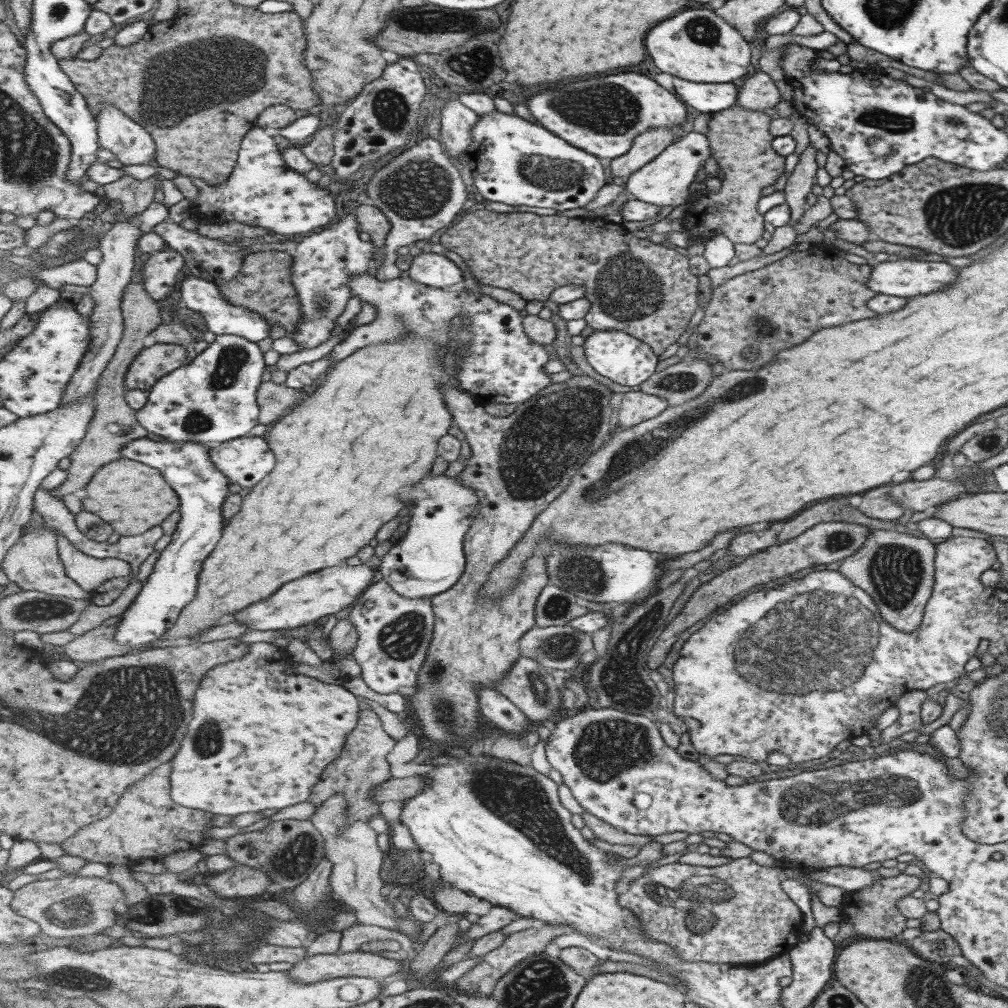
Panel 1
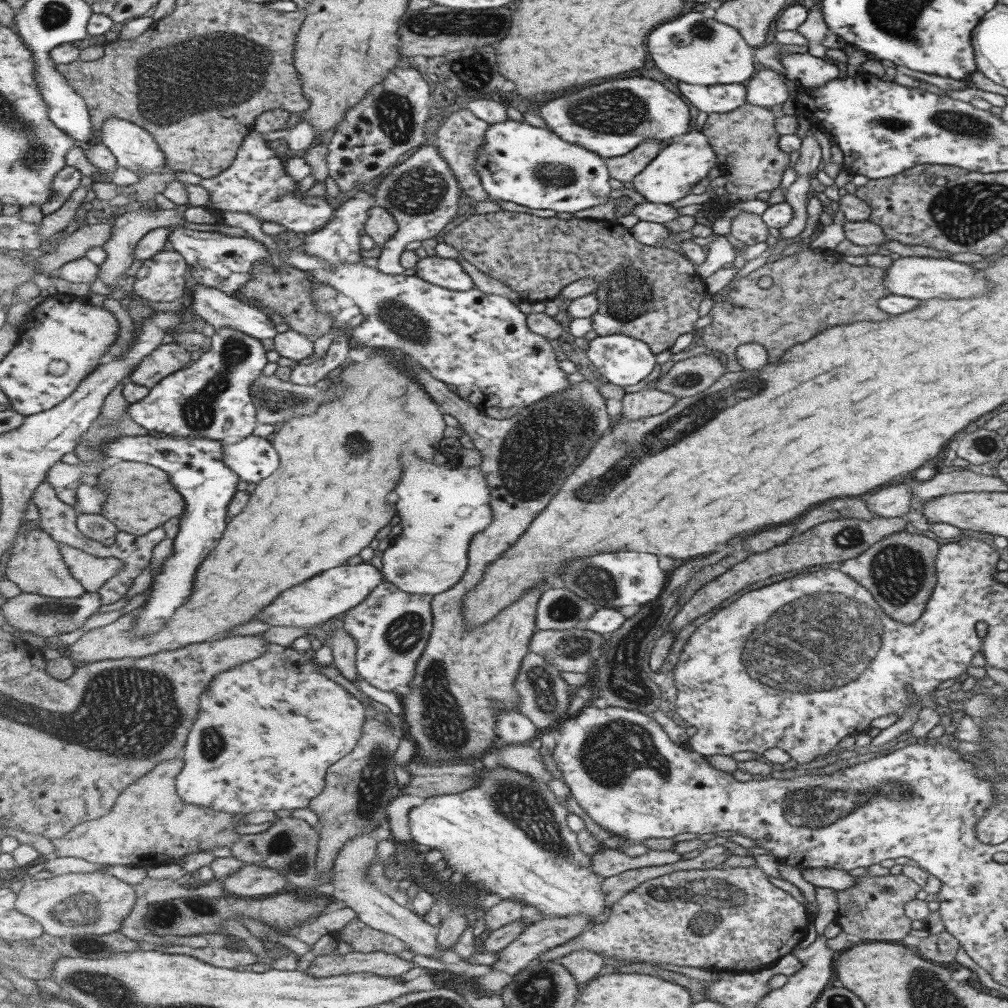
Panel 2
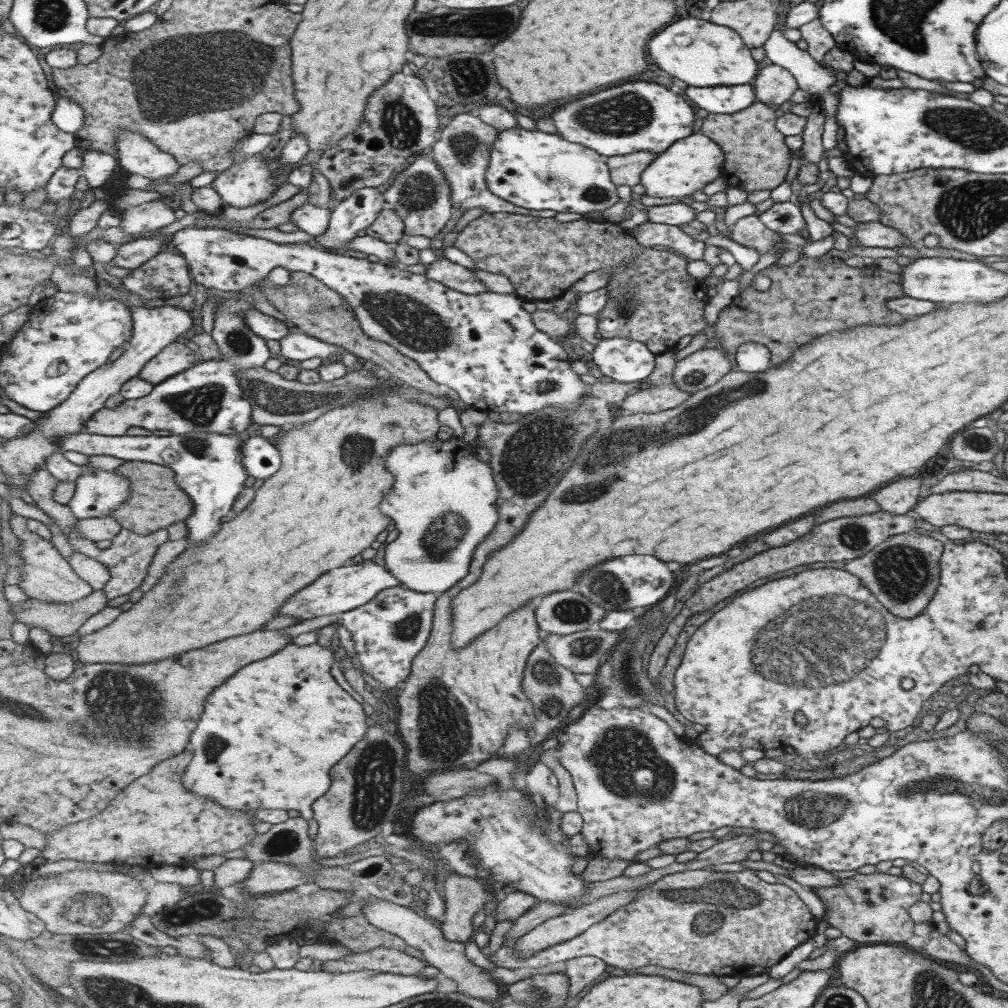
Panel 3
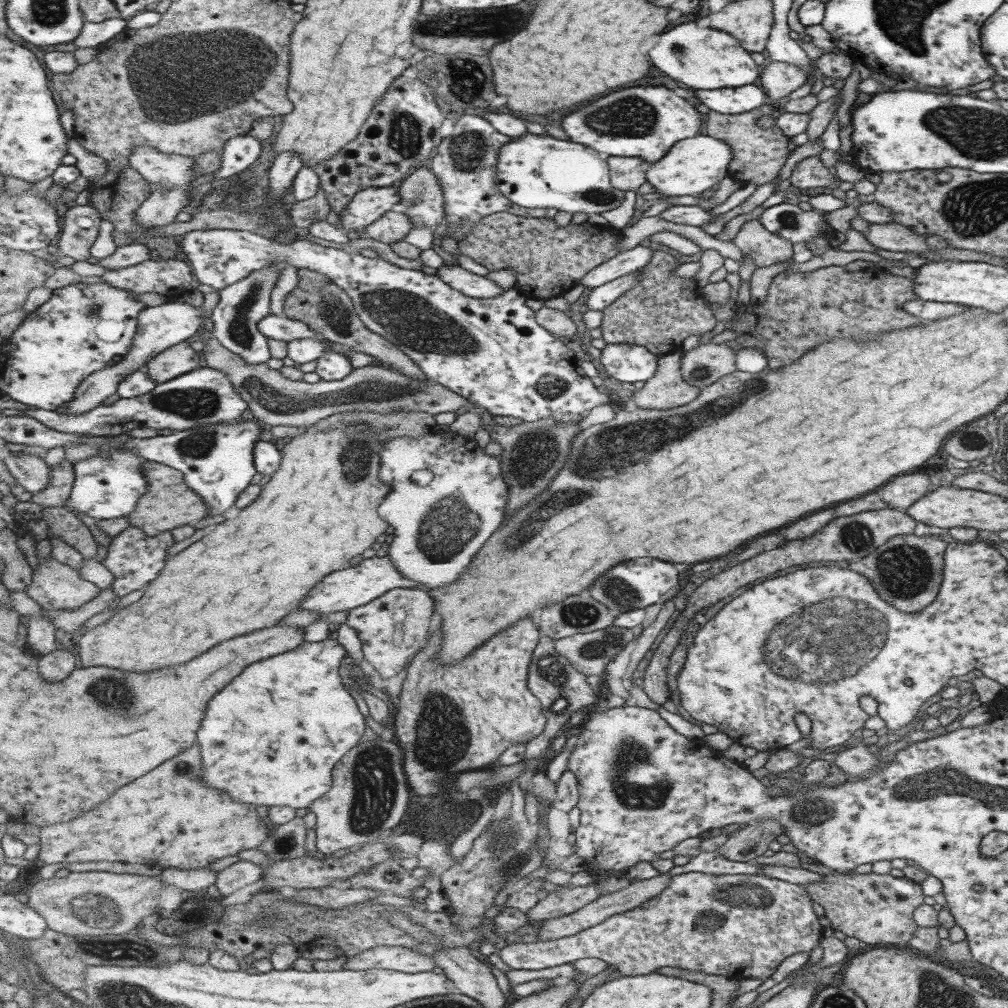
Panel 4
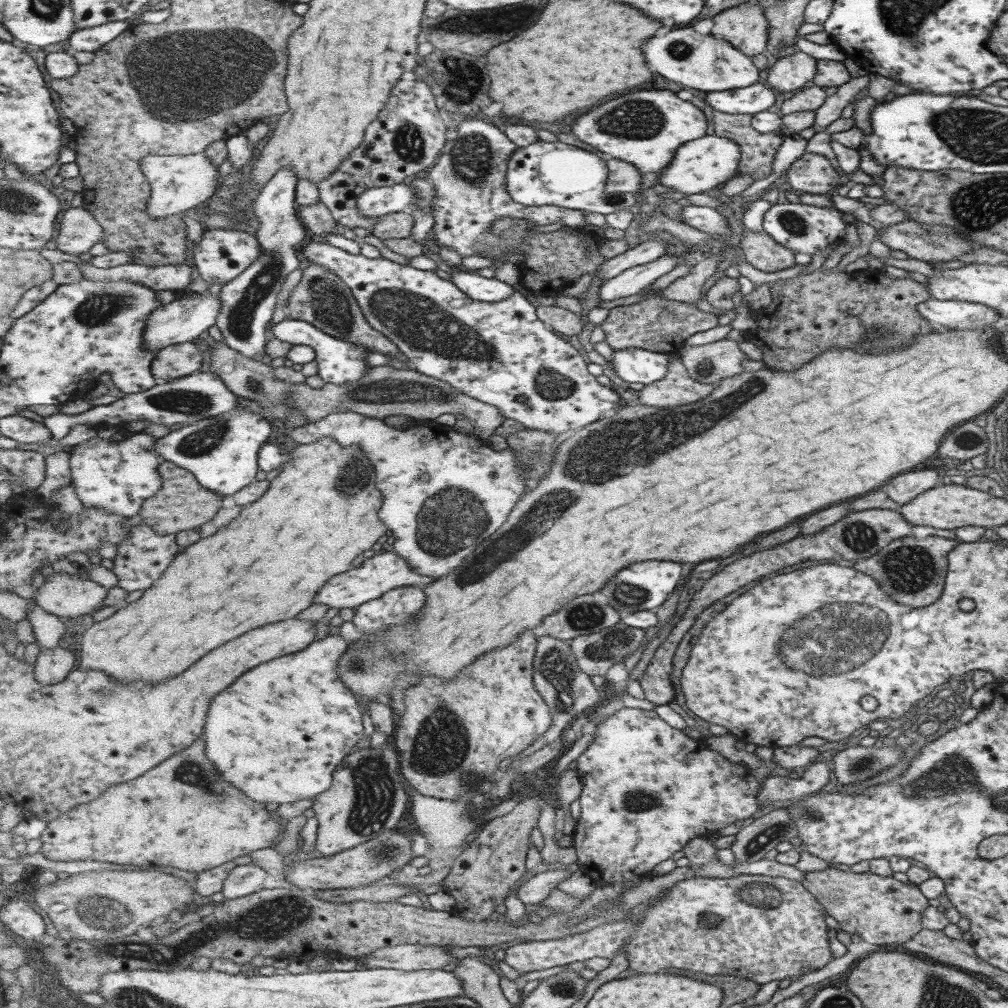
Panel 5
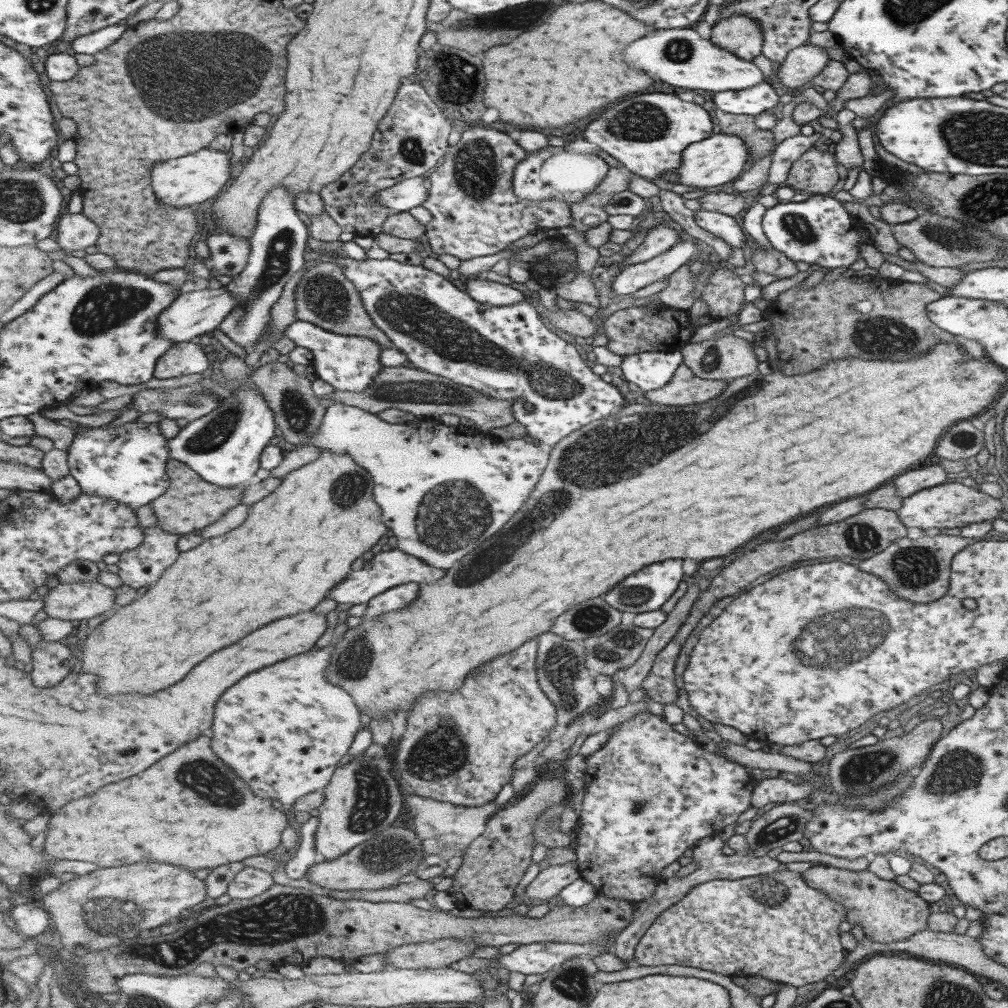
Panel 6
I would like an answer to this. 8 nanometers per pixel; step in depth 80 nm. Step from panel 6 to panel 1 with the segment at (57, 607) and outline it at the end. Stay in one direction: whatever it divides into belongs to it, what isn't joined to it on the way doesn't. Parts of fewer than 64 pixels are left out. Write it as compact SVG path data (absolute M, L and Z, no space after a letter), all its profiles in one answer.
M48 528L25 533L20 541L9 549L8 555L3 559L2 569L21 590L35 590L51 596L65 596L77 600L89 599L92 596L92 593L87 592L67 574L66 565L61 562L57 550L57 534Z

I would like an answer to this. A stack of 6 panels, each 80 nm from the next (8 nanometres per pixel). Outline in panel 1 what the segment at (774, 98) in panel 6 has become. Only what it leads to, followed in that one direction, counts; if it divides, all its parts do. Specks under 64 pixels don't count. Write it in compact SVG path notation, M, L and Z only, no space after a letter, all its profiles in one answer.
M672 75L674 92L687 105L707 113L725 111L738 103L739 89L733 83L698 83Z

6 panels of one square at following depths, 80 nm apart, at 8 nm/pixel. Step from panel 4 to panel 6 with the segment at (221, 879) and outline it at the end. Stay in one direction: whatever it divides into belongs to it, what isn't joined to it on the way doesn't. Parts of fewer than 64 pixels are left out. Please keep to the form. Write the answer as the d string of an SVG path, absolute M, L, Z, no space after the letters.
M243 868L228 886L231 899L247 900L266 893L275 883L269 872L257 868Z

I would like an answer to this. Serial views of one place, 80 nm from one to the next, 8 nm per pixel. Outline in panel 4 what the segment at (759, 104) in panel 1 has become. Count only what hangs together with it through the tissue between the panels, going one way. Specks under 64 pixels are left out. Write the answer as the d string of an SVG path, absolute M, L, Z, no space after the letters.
M766 61L762 74L759 75L759 87L771 104L786 97L804 84L806 74L802 68L787 64L786 62Z

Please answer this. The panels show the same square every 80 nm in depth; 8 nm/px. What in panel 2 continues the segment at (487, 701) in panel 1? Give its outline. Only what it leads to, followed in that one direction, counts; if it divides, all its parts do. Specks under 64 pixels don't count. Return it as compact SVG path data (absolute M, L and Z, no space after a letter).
M501 709L496 720L498 738L496 745L530 743L540 732L537 725L521 709Z

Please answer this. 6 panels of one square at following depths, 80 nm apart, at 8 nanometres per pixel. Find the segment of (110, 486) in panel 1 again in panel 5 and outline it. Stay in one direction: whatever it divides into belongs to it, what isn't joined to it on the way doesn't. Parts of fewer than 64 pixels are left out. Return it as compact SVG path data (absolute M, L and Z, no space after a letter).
M163 461L159 465L162 478L162 487L159 494L147 499L143 503L143 510L140 511L142 522L152 527L155 533L161 536L177 534L203 526L205 522L213 520L215 514L223 508L223 504L230 504L232 499L213 492L199 484L198 477L186 468L181 468L171 461Z

